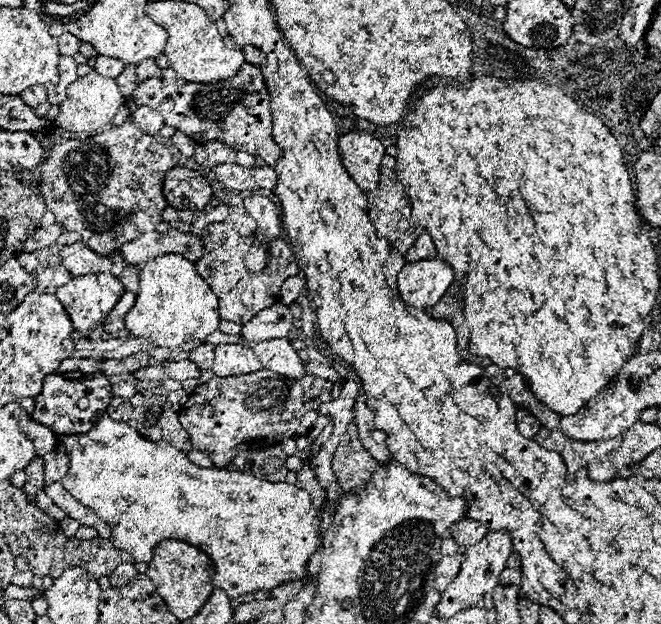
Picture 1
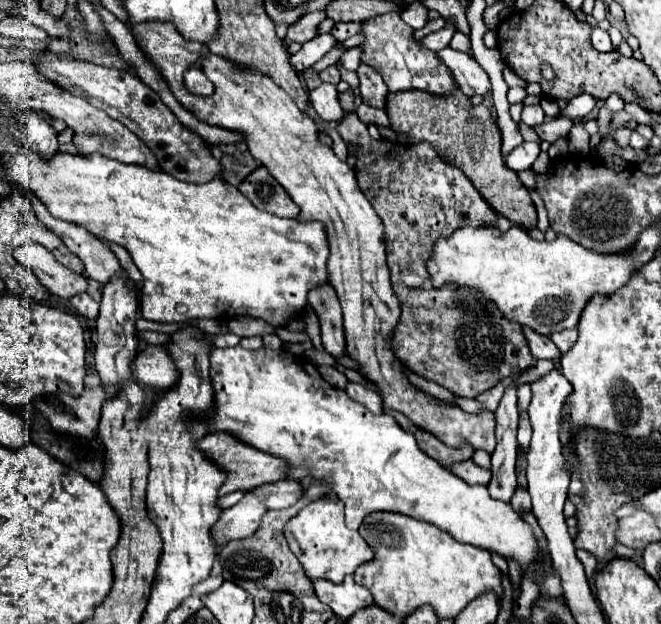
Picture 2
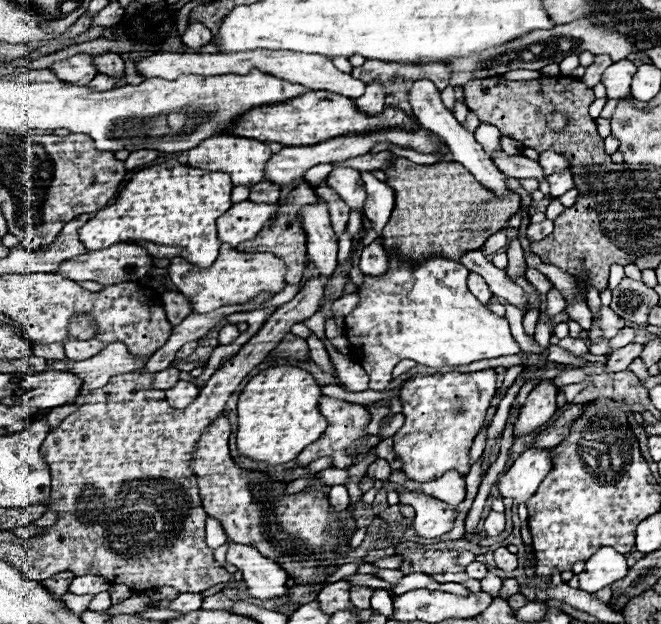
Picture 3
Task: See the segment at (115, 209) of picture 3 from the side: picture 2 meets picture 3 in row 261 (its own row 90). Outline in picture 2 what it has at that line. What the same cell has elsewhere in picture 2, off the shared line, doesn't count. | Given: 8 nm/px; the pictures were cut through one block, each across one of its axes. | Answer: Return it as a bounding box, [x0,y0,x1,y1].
[184,62,214,98]

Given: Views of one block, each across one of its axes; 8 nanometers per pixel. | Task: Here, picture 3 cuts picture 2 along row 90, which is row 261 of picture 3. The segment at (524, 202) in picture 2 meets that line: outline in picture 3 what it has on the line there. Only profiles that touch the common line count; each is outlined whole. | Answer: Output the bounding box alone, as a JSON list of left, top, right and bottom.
[382,158,520,262]

